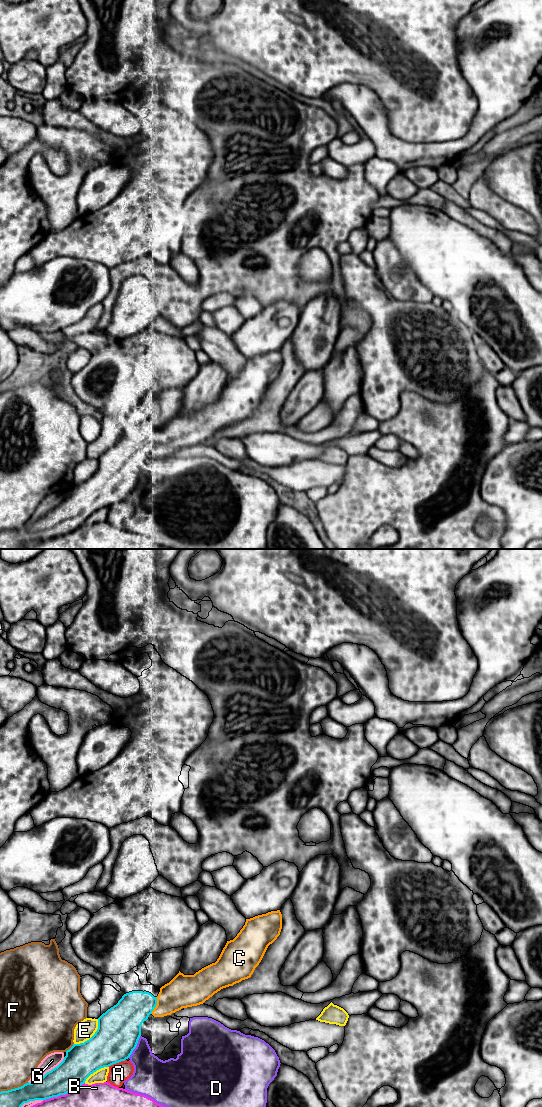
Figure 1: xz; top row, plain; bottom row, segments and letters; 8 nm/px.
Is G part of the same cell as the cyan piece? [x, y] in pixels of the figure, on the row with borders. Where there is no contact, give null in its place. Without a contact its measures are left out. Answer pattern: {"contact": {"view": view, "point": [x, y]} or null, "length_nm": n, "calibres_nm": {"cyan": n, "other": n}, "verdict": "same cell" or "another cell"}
{"contact": {"view": "xz", "point": [47, 1072]}, "length_nm": 360, "calibres_nm": {"cyan": 240, "other": 120}, "verdict": "another cell"}

